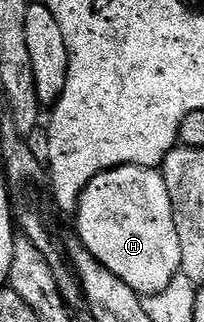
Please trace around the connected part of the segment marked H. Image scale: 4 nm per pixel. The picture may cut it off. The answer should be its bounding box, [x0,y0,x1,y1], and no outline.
[75,164,181,296]

